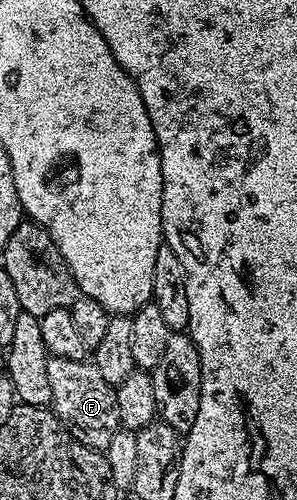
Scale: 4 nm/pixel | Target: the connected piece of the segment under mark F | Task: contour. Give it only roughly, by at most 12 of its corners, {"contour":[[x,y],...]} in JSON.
{"contour":[[49,357],[51,409],[107,451],[121,424],[95,361]]}

